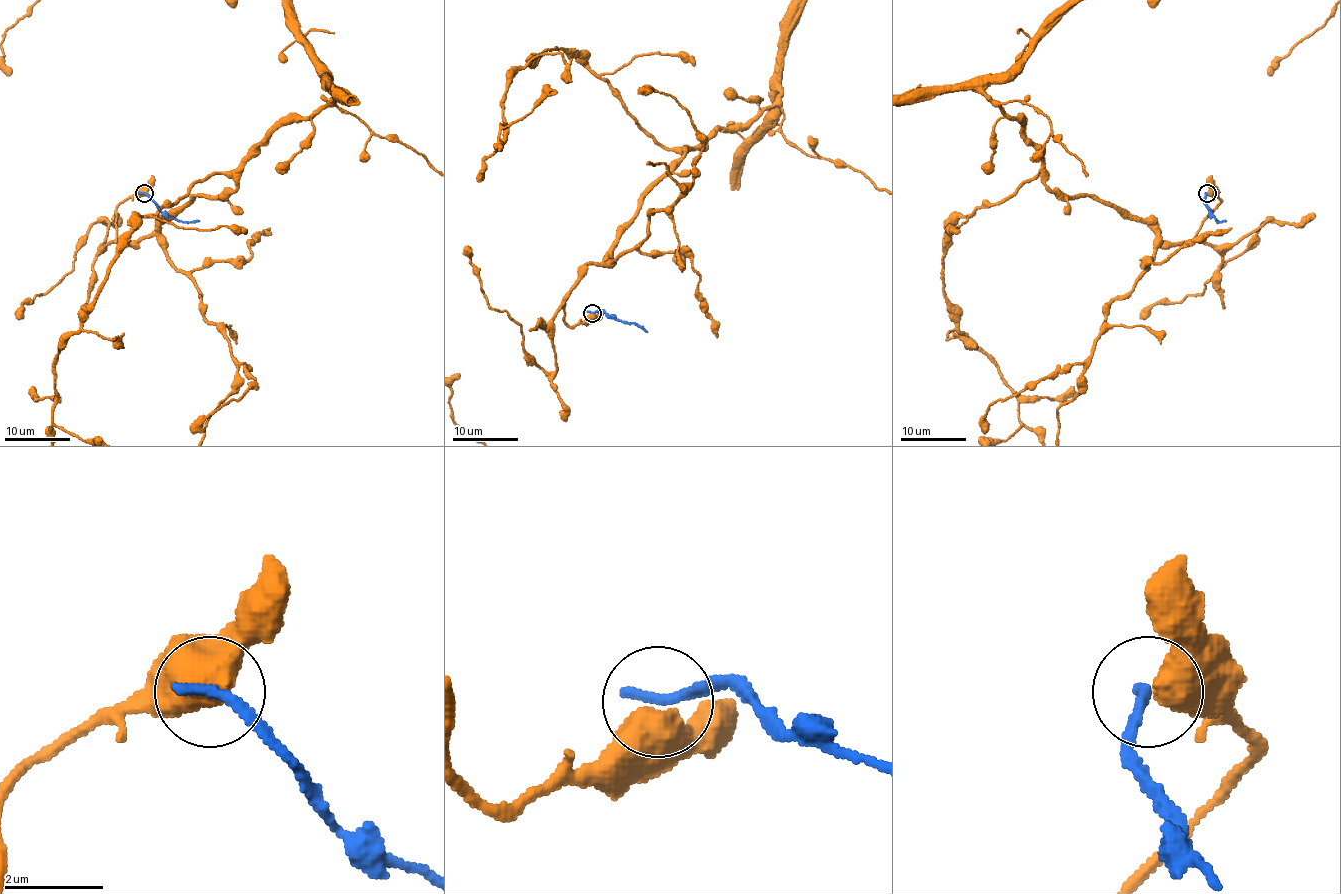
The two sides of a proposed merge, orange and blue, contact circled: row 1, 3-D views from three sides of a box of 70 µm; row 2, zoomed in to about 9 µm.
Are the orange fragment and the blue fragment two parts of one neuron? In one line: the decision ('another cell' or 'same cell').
another cell

